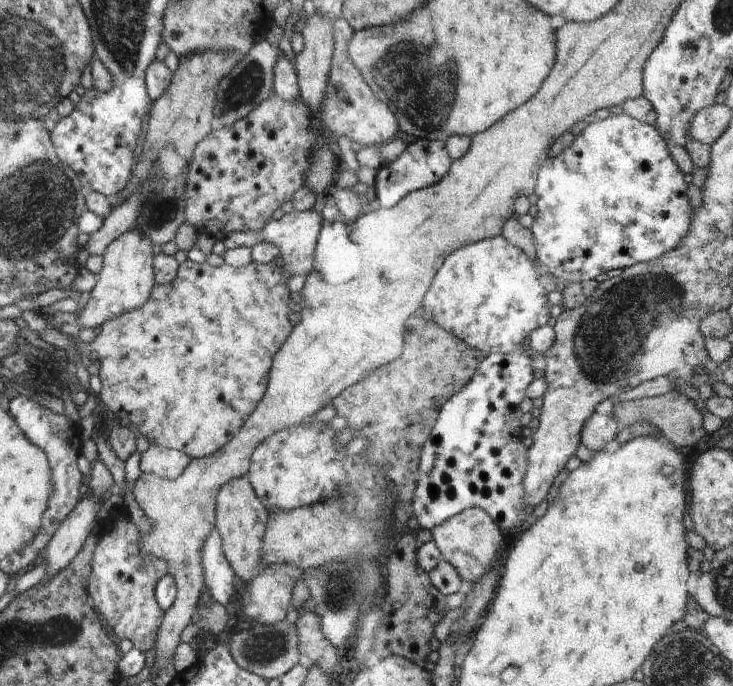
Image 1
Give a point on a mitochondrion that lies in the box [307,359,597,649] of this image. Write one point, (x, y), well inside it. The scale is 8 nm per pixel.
(338, 592)

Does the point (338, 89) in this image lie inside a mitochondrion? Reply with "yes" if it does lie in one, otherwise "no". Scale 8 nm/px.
yes

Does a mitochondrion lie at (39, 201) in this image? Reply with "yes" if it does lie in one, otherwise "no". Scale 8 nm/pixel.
yes

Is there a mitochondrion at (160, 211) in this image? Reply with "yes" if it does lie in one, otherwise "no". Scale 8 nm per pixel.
yes

